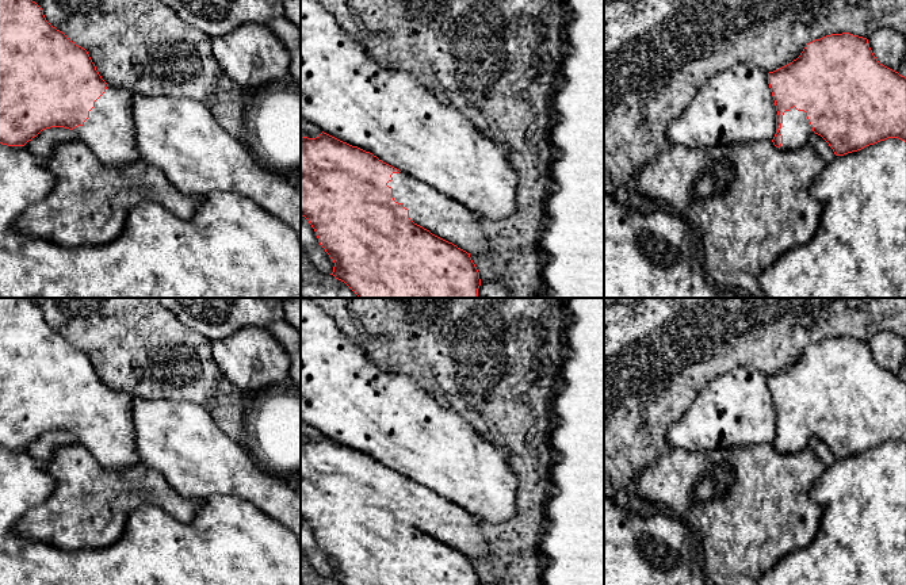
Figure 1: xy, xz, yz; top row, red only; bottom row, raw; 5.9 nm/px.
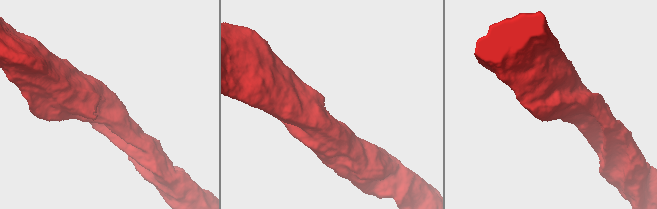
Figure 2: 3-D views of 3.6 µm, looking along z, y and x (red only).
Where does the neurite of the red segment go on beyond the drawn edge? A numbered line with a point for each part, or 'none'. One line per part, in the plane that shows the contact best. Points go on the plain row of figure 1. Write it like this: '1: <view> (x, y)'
1: xz (443, 520)

